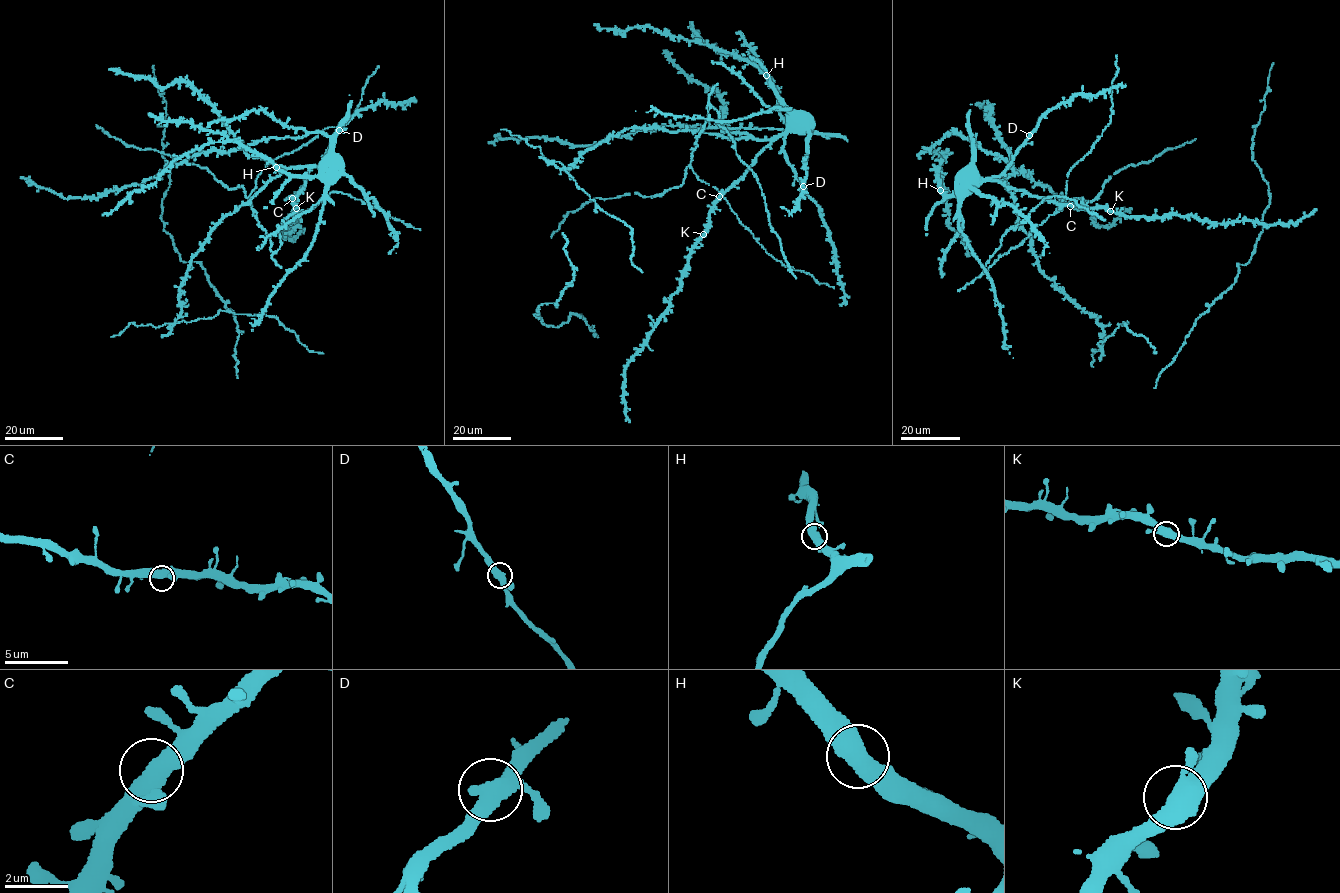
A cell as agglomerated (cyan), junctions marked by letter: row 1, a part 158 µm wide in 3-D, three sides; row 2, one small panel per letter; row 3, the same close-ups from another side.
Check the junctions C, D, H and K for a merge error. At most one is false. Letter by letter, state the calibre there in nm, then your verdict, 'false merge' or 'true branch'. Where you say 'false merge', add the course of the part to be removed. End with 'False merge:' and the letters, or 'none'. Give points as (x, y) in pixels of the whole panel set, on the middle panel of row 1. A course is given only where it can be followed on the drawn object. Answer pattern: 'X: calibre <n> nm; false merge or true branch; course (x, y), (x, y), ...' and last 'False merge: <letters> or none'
C: calibre 500 nm; true branch
D: calibre 550 nm; true branch
H: calibre 550 nm; true branch
K: calibre 550 nm; true branch
False merge: none

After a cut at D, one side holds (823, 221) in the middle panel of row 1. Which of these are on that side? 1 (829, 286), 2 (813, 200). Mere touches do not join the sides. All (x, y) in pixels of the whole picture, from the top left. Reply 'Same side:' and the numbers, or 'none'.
Same side: 2

